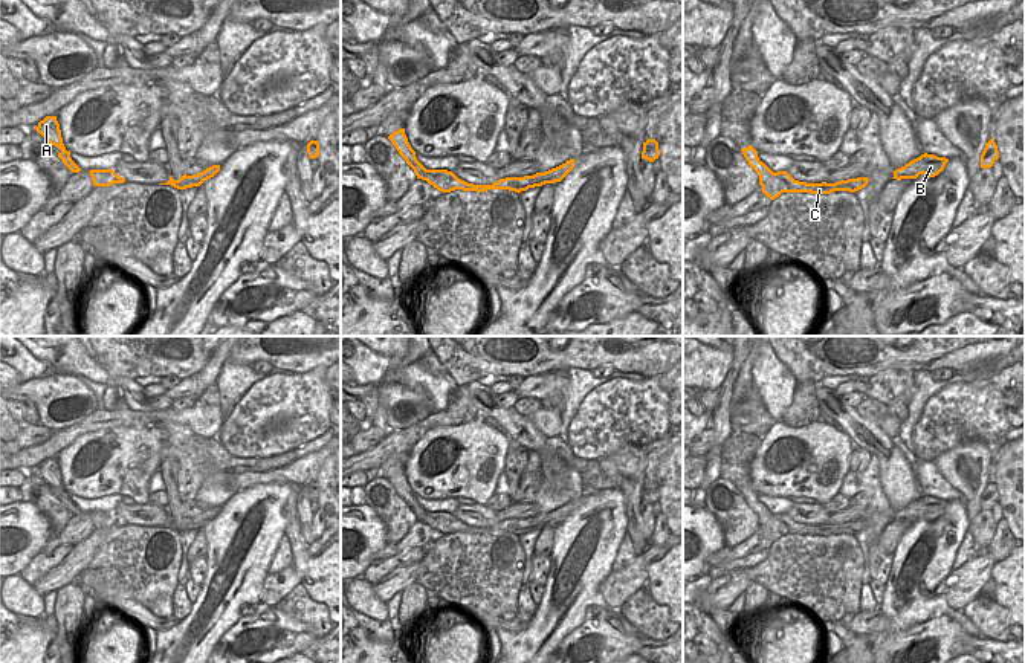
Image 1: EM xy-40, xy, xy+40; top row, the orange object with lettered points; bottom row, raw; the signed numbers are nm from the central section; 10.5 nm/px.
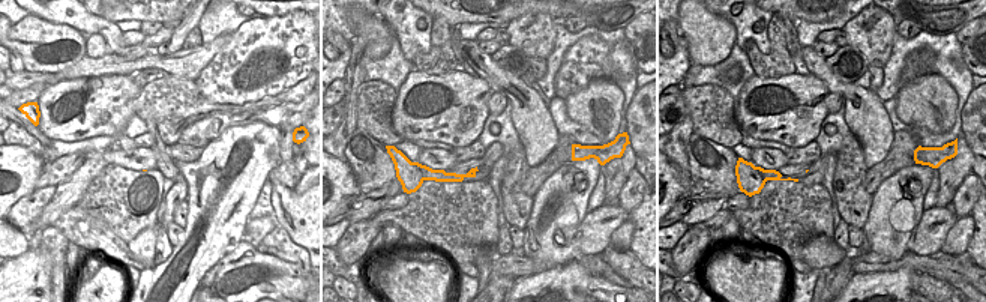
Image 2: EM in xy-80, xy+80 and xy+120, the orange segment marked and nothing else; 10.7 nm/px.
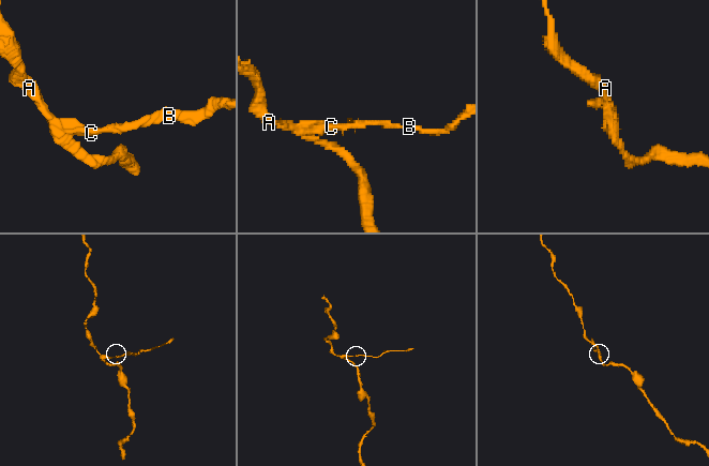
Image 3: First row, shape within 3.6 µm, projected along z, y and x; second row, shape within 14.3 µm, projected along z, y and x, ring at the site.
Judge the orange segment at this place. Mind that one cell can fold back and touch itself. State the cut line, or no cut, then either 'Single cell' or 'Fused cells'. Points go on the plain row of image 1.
Split along xy+40 (773, 515), (782, 533). Fused cells.

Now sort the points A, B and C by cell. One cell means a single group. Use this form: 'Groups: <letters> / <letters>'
Groups: A / B C.

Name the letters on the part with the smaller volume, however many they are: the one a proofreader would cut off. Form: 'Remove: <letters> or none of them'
Remove: B, C

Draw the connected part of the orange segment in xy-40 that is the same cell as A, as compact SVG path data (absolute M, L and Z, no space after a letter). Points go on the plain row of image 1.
M46 458L43 463L38 464L35 472L50 486L58 489L61 493L58 495L58 500L64 504L64 507L72 515L79 515L81 510L72 503L70 493L66 492L61 480L60 466L57 463L57 458Z

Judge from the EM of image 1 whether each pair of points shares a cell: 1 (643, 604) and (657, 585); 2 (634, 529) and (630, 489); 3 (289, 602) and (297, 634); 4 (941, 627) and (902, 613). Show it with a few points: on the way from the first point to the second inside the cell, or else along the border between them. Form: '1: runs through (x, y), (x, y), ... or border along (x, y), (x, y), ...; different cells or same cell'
1: border along (645, 587), (656, 602), (666, 607); different cells
2: runs through (634, 520), (633, 498); same cell
3: border along (274, 607), (301, 620), (315, 637); different cells
4: border along (934, 617), (891, 634); different cells

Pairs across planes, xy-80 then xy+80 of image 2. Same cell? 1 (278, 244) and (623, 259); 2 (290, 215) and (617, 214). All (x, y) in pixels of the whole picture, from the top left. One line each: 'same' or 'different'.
1: same
2: different

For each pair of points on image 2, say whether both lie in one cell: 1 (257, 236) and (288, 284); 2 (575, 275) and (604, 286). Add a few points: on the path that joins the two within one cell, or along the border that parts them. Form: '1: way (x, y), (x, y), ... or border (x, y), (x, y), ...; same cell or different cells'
1: border (243, 239), (255, 248); different cells
2: border (590, 275), (587, 286); different cells

